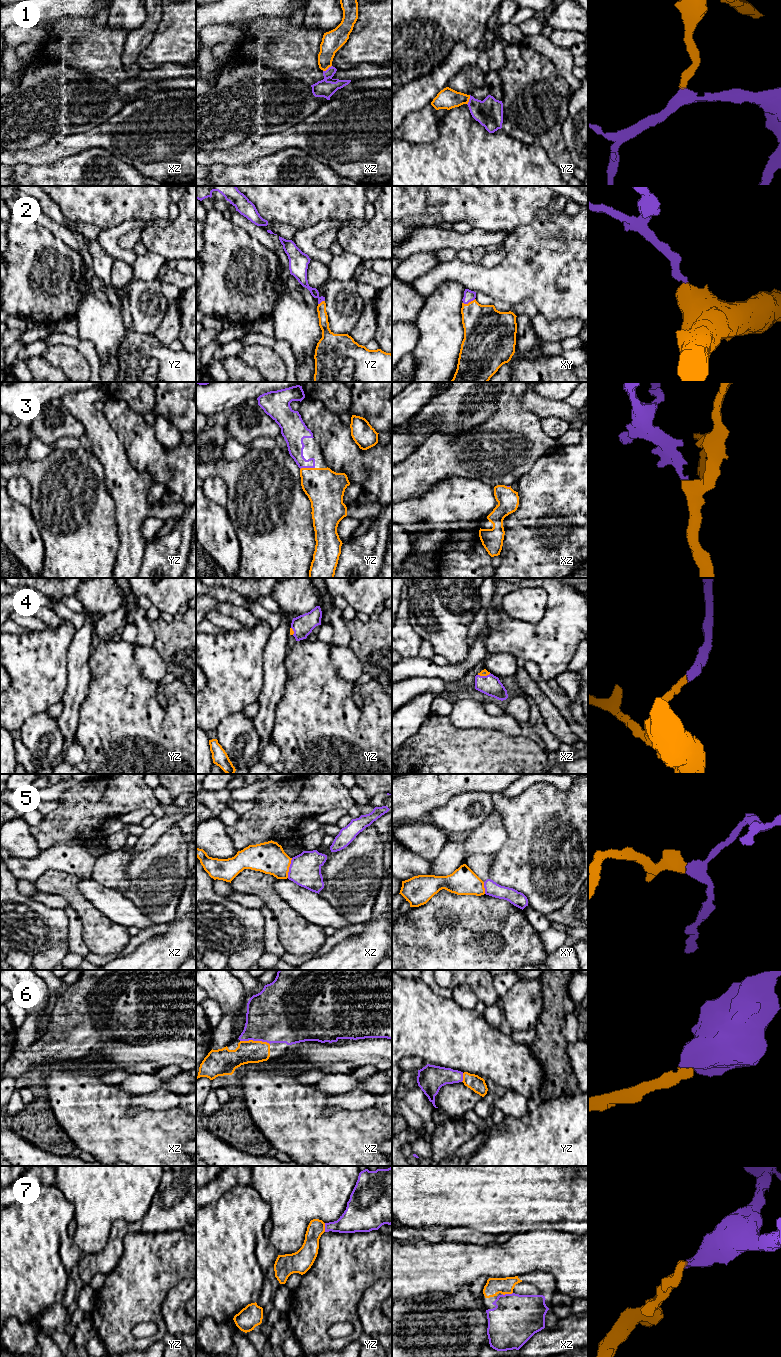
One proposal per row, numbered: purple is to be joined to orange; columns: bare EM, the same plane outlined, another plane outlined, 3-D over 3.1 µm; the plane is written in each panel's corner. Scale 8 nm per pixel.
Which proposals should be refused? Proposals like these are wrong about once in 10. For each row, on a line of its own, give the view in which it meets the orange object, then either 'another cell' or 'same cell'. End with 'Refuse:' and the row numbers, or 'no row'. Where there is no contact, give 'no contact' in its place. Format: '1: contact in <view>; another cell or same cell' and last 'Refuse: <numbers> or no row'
1: contact in yz; same cell
2: contact in xy; same cell
3: contact in yz; same cell
4: contact in xz; same cell
5: contact in xz; another cell
6: contact in xz; same cell
7: contact in xz; same cell
Refuse: 5

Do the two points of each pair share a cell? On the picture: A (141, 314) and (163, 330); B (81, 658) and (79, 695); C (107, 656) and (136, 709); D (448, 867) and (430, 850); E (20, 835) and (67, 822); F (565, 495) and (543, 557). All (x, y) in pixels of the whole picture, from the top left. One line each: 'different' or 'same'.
A: different
B: same
C: same
D: different
E: different
F: same

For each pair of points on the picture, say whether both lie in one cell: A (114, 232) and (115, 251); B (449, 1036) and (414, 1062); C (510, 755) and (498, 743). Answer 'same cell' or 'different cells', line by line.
A: same cell
B: different cells
C: same cell

